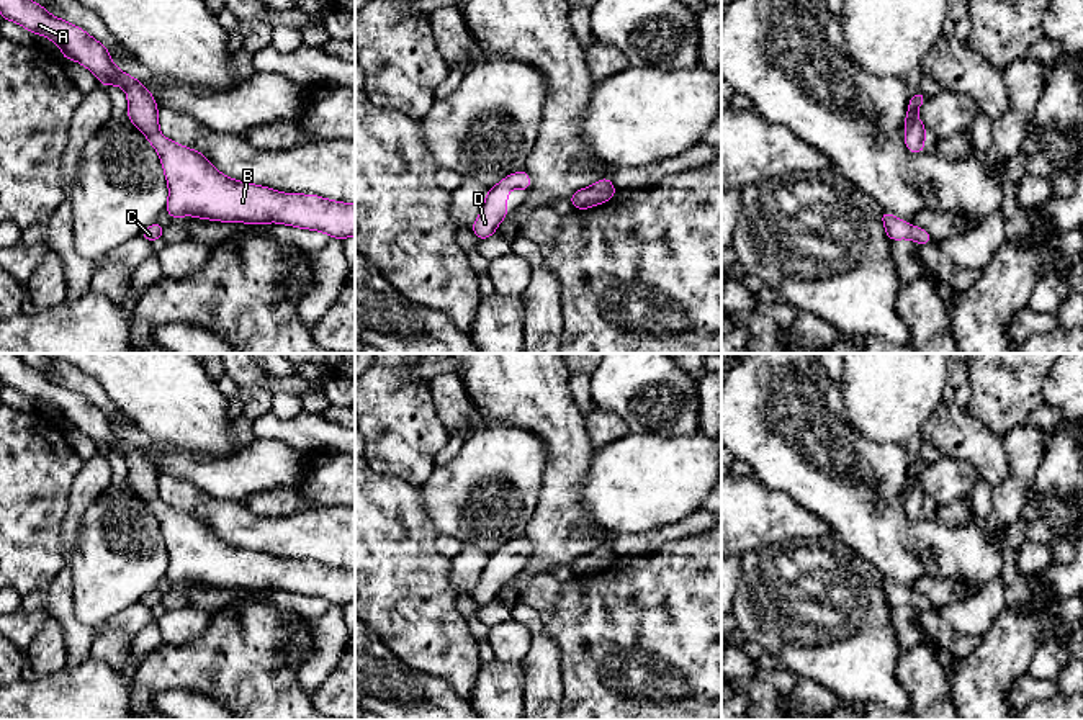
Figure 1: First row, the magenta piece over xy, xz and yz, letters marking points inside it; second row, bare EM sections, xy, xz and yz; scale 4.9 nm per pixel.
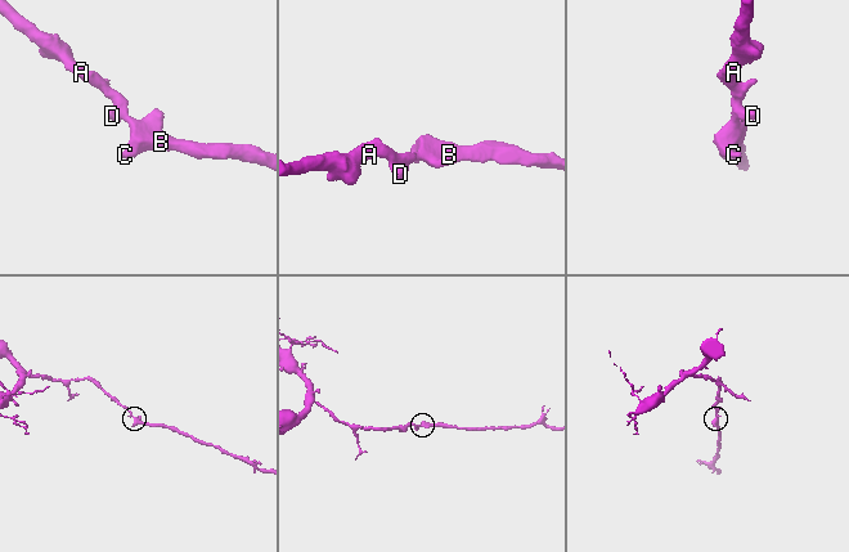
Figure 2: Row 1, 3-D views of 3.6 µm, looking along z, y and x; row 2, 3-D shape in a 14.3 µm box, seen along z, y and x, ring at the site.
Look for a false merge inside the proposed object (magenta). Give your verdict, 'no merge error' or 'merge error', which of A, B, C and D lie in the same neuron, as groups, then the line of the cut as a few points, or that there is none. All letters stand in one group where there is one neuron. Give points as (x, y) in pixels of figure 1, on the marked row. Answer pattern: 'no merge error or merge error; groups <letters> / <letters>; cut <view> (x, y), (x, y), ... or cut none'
no merge error; groups A B C D; cut none

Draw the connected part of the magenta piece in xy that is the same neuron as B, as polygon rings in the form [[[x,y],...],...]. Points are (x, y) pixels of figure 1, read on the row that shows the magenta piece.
[[[0,0],[0,15],[59,44],[64,59],[80,62],[101,85],[119,85],[126,92],[126,115],[162,160],[169,185],[165,209],[172,219],[195,216],[224,223],[280,223],[321,231],[335,239],[355,236],[355,205],[234,180],[216,170],[200,151],[164,137],[152,93],[119,70],[108,49],[87,31],[52,16],[33,0]]]

